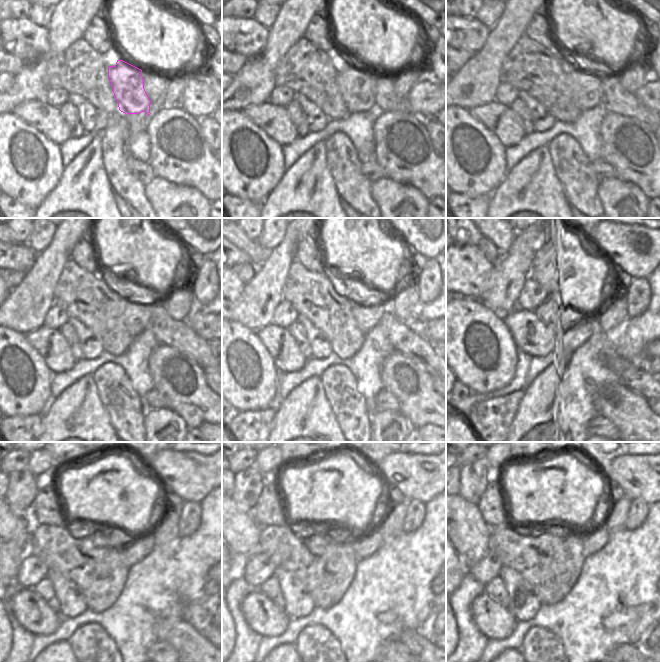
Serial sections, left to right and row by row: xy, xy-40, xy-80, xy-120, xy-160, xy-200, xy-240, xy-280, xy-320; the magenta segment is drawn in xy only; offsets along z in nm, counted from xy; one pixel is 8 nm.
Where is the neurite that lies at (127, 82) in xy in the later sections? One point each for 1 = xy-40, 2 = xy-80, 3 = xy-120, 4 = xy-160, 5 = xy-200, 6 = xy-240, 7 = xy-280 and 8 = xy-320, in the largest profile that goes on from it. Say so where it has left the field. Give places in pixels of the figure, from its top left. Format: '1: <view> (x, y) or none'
1: xy-40 (356, 86)
2: xy-80 (585, 86)
3: xy-120 (138, 310)
4: xy-160 (367, 315)
5: xy-200 (590, 314)
6: xy-240 (144, 545)
7: xy-280 (365, 546)
8: xy-320 (595, 540)

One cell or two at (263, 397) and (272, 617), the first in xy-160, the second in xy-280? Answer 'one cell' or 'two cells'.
two cells

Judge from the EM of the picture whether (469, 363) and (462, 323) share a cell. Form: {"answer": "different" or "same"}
{"answer": "same"}

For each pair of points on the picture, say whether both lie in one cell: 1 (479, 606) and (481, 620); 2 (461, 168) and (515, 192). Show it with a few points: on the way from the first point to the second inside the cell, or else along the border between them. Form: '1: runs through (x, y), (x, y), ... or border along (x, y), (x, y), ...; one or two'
1: runs through (480, 609), (480, 617); one
2: border along (508, 172), (504, 180), (489, 195); two

